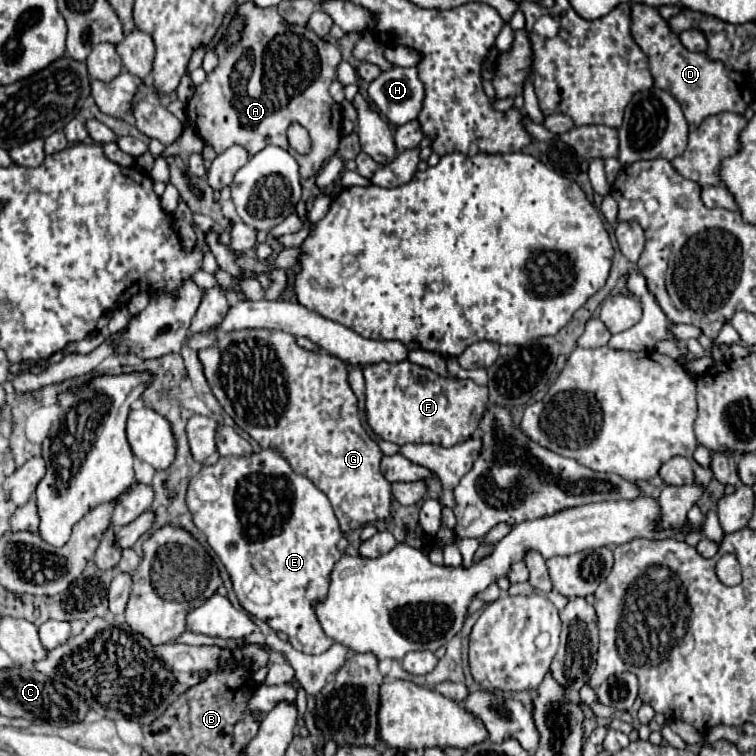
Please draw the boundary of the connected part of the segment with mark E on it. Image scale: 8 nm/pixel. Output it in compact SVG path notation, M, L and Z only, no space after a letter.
M262 448L250 456L222 456L214 466L204 466L190 478L186 504L196 528L206 536L210 548L228 570L242 608L258 620L268 622L272 630L288 634L288 642L296 650L304 654L326 652L334 640L324 634L312 610L312 602L326 592L328 574L340 558L336 542L342 538L326 494L306 476L296 474L276 450Z

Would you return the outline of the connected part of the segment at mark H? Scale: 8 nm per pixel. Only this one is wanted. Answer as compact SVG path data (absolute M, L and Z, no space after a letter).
M394 66L370 82L368 98L392 124L402 126L418 118L426 90L416 68Z

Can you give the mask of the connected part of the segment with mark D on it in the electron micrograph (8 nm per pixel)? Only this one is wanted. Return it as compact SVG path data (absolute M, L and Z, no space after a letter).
M646 4L632 6L632 36L636 44L642 48L642 52L648 56L650 72L654 76L654 88L666 90L678 100L688 124L698 126L704 118L720 112L744 114L746 106L752 102L752 82L748 80L748 76L728 70L722 62L710 62L706 54L686 50L680 44L678 36L670 32L666 20L660 16L656 8Z

